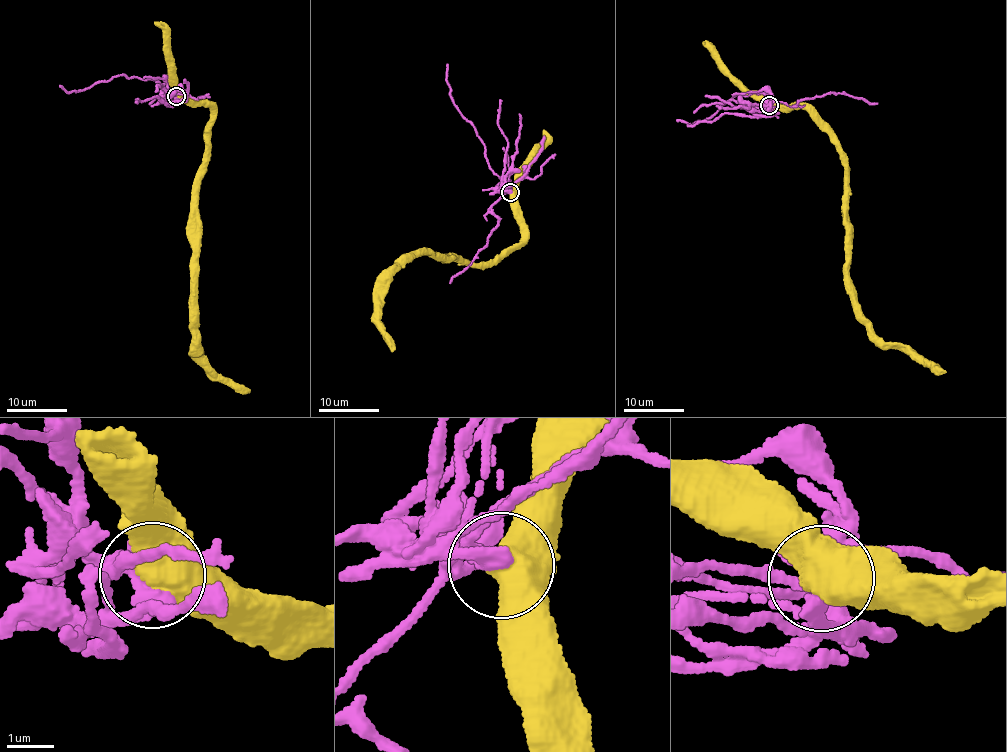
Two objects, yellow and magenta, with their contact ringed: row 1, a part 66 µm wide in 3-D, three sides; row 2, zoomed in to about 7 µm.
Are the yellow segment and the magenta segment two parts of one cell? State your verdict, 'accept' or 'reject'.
reject

